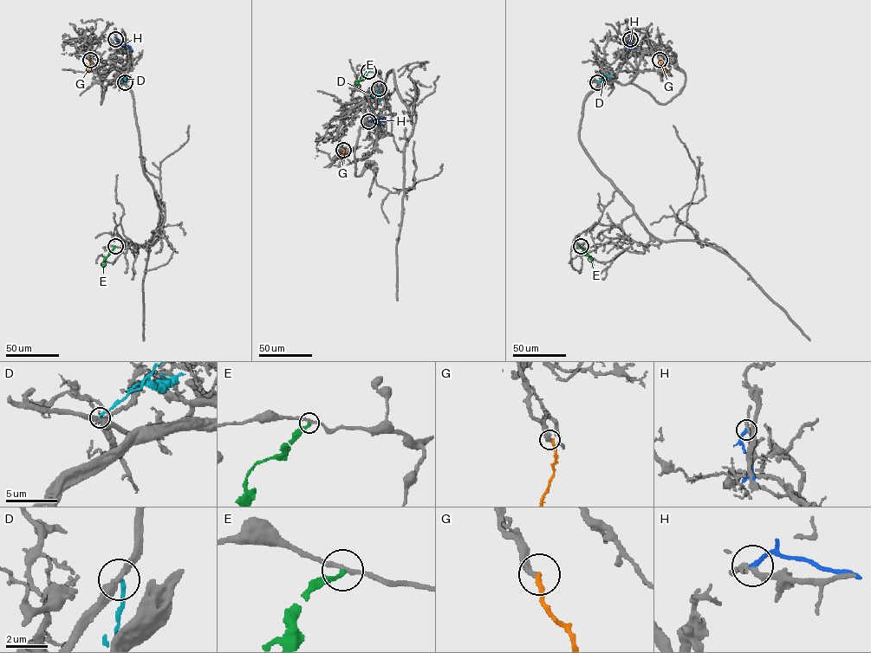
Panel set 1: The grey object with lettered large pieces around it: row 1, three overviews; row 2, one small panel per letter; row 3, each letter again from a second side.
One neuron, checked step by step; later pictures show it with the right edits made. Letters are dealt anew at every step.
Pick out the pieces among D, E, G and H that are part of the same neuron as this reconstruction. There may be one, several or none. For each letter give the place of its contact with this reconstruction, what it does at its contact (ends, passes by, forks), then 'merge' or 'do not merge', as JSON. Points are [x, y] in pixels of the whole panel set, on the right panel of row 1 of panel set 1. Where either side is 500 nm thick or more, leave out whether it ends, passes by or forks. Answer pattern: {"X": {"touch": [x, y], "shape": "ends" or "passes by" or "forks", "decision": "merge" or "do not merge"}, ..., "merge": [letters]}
{"D": {"touch": [597, 82], "shape": "ends", "decision": "do not merge"}, "E": {"touch": [581, 246], "shape": "ends", "decision": "do not merge"}, "G": {"touch": [659, 60], "shape": "ends", "decision": "do not merge"}, "H": {"touch": [630, 39], "shape": "ends", "decision": "do not merge"}, "merge": []}

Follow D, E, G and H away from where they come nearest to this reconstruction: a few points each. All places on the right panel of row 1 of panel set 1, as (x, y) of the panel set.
D: (597, 82), (605, 75), (611, 75)
E: (581, 246), (589, 255), (591, 265)
G: (659, 60), (666, 70)
H: (630, 39), (631, 44), (627, 49)

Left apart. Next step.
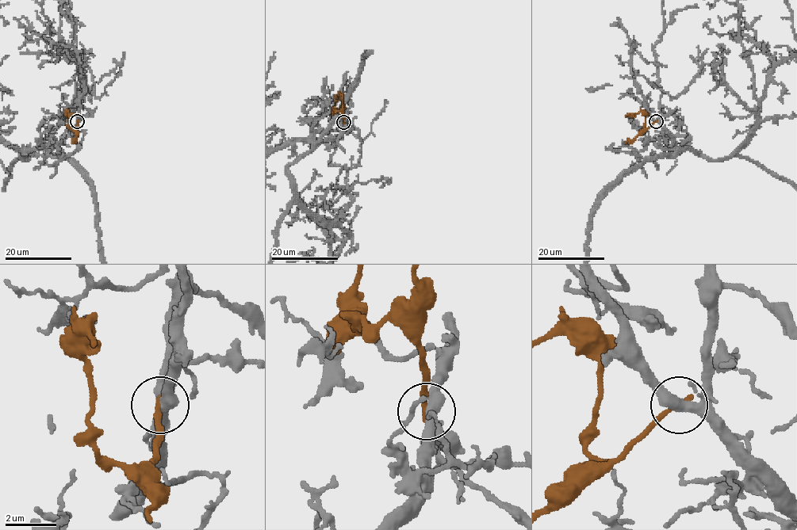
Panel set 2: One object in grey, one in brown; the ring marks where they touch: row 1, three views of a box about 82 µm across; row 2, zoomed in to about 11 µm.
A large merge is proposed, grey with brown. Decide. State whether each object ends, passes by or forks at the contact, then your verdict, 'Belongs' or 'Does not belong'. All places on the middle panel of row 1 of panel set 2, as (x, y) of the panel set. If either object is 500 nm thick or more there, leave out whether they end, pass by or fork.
At the ring grey passes by. At the ring brown ends. Does not belong

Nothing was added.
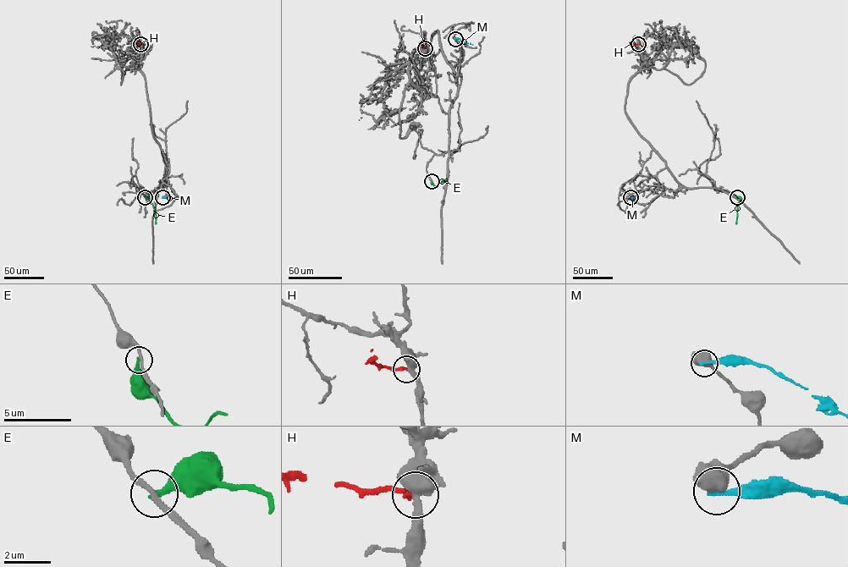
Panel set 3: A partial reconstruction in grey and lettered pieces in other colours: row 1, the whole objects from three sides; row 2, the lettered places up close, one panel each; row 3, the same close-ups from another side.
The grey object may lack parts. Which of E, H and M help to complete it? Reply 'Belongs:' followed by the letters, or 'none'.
Belongs: H

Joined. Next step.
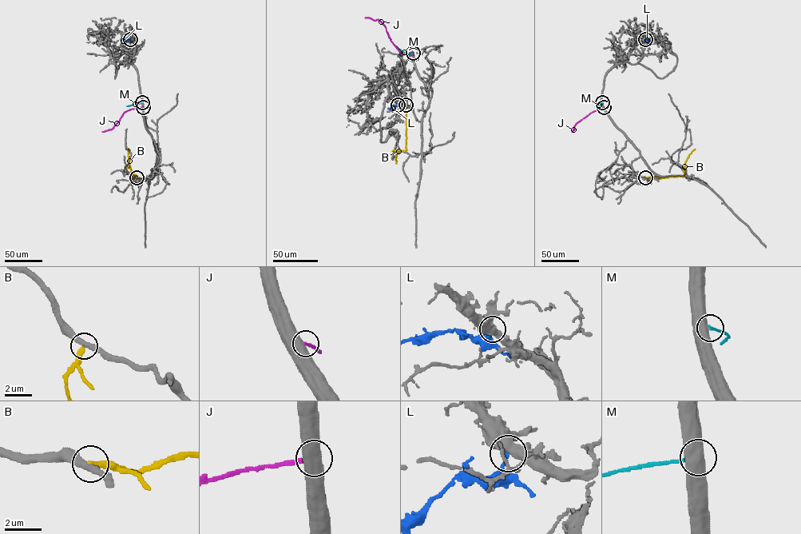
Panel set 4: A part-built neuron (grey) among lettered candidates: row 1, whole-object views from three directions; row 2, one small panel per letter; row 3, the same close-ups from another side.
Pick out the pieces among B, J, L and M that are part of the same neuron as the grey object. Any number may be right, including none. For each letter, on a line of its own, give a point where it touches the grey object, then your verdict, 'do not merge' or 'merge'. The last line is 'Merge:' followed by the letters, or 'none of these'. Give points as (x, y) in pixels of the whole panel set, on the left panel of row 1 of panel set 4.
B: (136, 177) | do not merge
J: (143, 107) | do not merge
L: (130, 39) | do not merge
M: (142, 102) | do not merge
Merge: none of these

